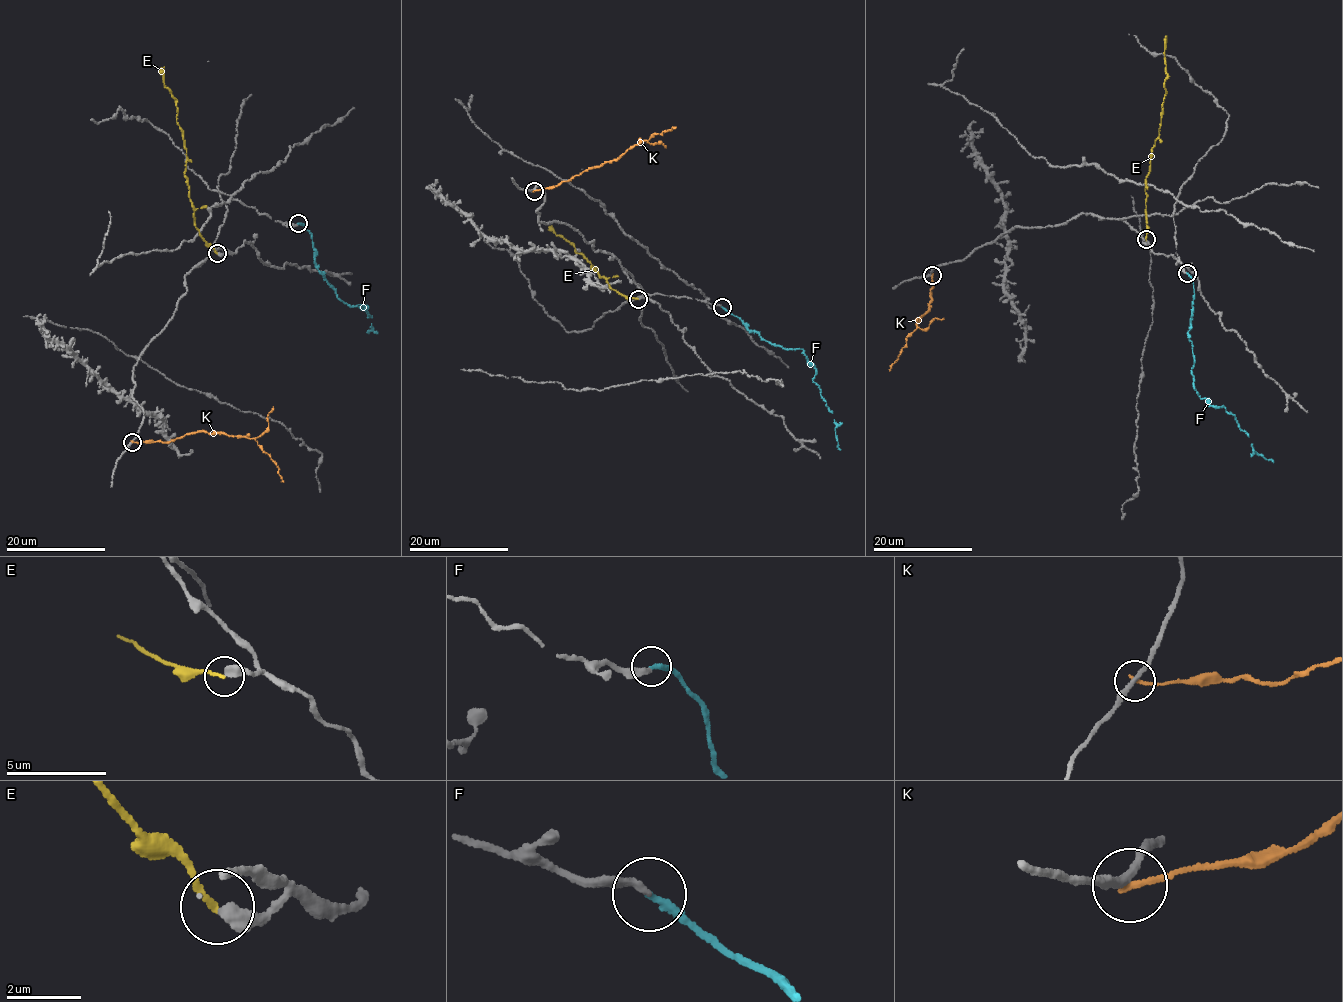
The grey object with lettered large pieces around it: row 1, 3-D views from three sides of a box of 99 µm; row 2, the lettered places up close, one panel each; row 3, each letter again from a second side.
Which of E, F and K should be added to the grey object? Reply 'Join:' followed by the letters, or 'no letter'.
Join: F

